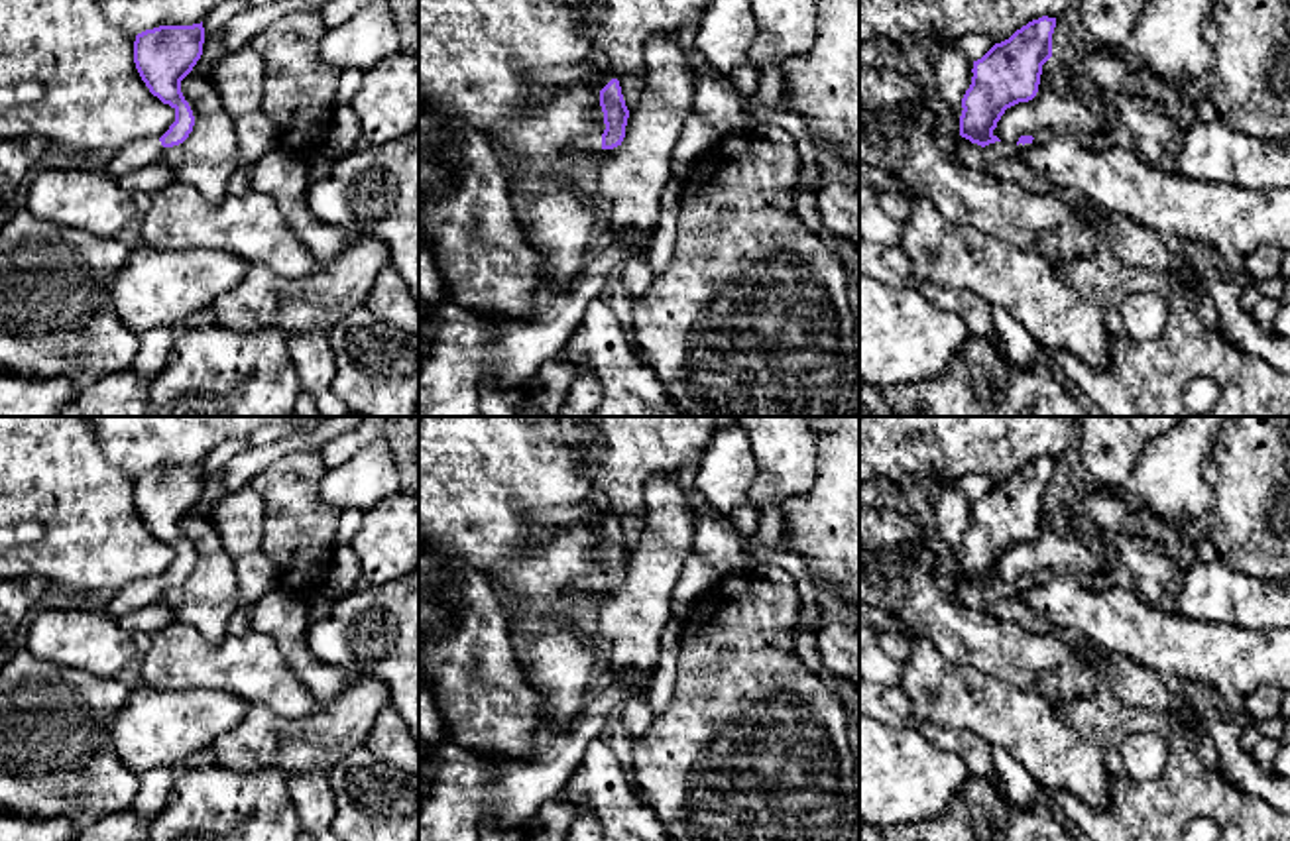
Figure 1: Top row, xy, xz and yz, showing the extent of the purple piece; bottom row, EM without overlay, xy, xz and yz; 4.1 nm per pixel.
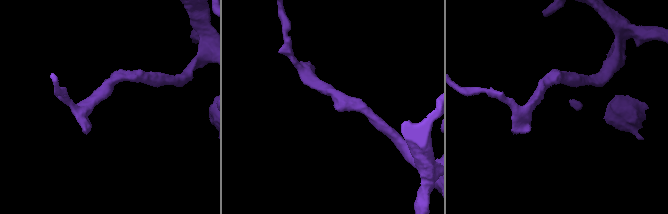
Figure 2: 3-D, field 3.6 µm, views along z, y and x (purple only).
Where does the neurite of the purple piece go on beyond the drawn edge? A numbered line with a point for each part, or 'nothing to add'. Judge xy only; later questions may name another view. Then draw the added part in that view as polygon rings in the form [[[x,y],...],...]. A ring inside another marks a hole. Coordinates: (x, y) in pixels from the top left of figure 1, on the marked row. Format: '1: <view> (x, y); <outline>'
1: xy (140, 154); [[[147,138],[118,151],[106,163],[104,171],[108,171],[114,179],[118,179],[132,169],[146,167],[153,161],[159,161],[161,153],[163,153],[161,141],[155,138]]]

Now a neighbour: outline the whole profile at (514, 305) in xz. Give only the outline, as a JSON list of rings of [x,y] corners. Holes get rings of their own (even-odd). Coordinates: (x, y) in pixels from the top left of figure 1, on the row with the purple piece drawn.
[[[419,102],[419,157],[442,161],[454,177],[456,187],[444,195],[419,195],[419,234],[431,244],[435,265],[446,285],[448,299],[458,307],[478,312],[499,312],[513,318],[531,318],[533,297],[543,287],[543,263],[527,244],[523,228],[513,210],[511,173],[488,136],[458,122],[439,122]]]

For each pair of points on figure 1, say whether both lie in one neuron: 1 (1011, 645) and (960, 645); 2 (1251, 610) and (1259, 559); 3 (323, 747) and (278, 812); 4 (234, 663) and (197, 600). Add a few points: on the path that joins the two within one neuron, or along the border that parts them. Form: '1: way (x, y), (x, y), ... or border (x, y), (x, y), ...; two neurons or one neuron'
1: way (999, 645), (972, 645); one neuron
2: border (1214, 560), (1224, 560), (1243, 572), (1269, 580); two neurons
3: border (242, 771), (276, 769), (288, 779); two neurons
4: border (177, 621), (191, 623), (215, 643), (227, 635); two neurons

